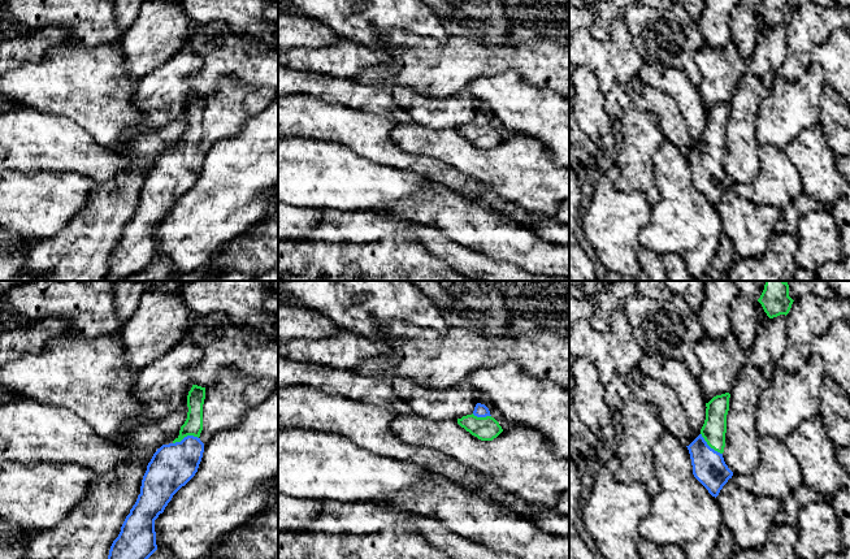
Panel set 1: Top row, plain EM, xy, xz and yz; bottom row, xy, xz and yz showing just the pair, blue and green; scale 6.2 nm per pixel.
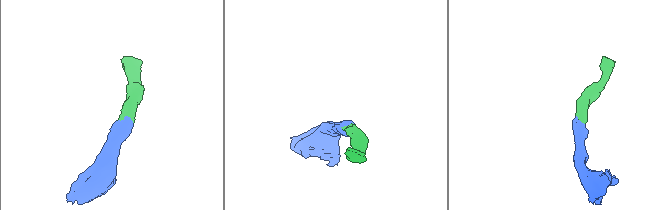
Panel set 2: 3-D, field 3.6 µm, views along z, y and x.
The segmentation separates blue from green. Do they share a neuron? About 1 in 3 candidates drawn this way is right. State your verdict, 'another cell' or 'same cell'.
same cell

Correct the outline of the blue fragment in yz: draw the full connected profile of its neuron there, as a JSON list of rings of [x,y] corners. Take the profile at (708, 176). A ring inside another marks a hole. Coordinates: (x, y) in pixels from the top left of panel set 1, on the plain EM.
[[[725,101],[714,105],[706,112],[706,129],[701,143],[686,155],[694,186],[715,207],[733,185],[733,181],[728,177],[723,166],[729,107],[730,103]]]

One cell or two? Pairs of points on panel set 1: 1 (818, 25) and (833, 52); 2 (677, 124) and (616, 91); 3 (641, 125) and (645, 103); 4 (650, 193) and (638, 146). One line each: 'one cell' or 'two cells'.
1: two cells
2: two cells
3: two cells
4: one cell

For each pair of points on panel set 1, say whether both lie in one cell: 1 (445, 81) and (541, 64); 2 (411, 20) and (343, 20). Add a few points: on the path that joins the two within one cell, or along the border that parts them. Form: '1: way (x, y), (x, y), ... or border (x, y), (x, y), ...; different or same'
1: way (468, 57), (494, 53), (517, 55); same
2: way (394, 18), (360, 20); same

